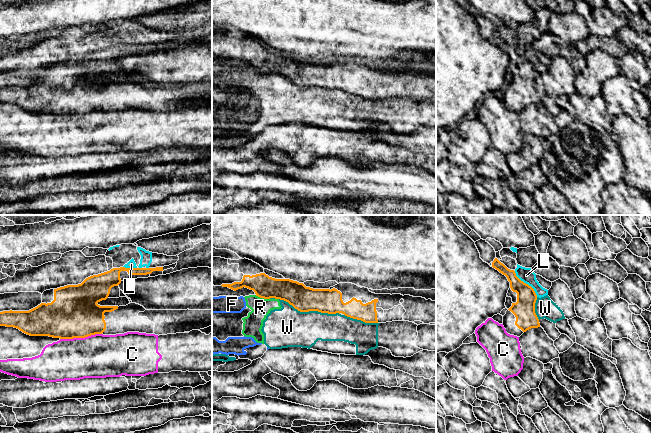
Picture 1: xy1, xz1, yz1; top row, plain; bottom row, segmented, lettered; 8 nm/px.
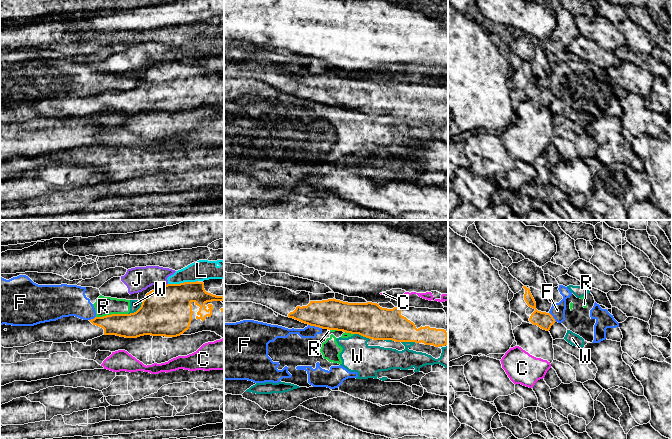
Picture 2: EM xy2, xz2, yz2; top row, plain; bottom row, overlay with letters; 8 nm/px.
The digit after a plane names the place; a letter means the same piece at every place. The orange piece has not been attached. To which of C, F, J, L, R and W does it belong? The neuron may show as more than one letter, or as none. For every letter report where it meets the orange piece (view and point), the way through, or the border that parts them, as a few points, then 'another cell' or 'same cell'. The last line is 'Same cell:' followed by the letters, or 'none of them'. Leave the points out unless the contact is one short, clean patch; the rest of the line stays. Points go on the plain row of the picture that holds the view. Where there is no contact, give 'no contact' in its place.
C: contact xy1 (80, 113); border xy1 (101, 109), (60, 115); another cell
F: contact xz2 (315, 102); border xz2 (308, 100), (322, 104); another cell
J: contact xy2 (162, 61); border xy2 (167, 59), (158, 61); another cell
L: contact yz1 (525, 59); another cell
R: contact xy2 (111, 90); border xy2 (127, 89), (111, 89), (96, 93); another cell
W: contact xz1 (309, 86); another cell
Same cell: none of them

